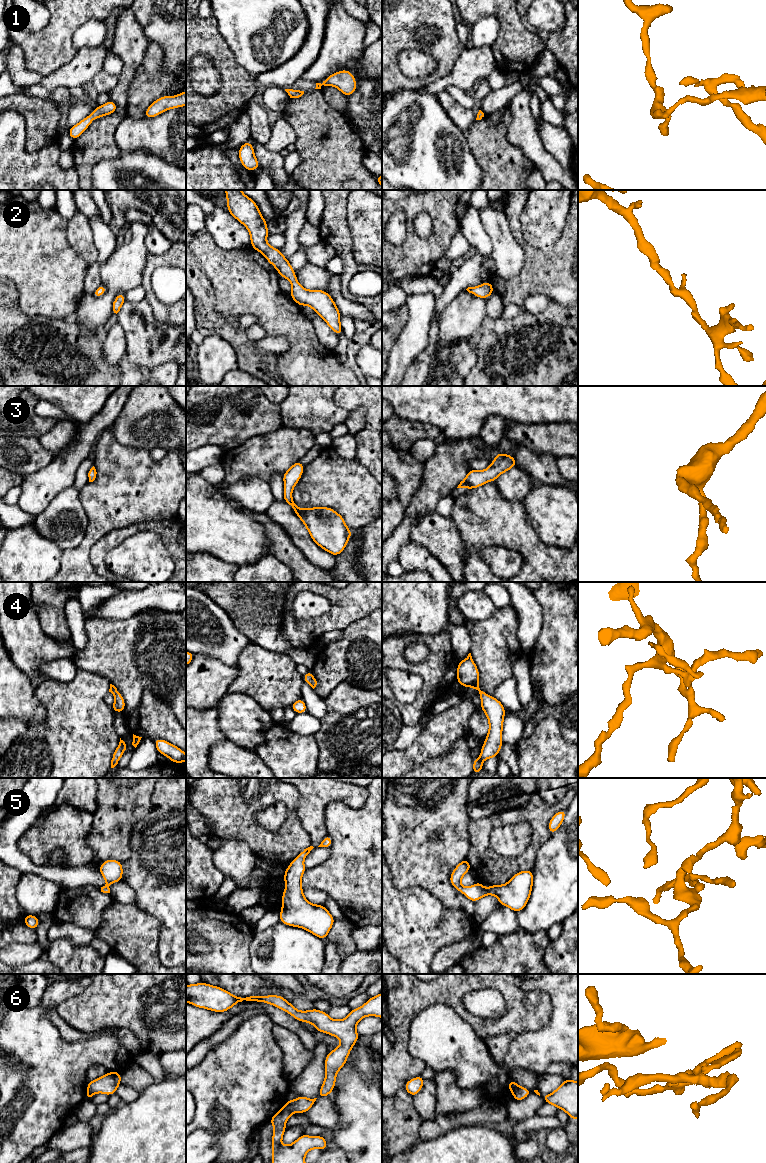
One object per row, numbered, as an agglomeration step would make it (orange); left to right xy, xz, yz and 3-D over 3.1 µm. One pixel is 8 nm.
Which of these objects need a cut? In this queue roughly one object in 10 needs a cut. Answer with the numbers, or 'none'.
6

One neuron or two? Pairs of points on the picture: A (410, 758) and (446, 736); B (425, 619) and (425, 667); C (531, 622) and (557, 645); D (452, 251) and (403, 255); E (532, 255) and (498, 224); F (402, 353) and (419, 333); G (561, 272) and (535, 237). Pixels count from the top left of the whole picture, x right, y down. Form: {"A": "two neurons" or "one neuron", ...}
{"A": "one neuron", "B": "two neurons", "C": "two neurons", "D": "two neurons", "E": "two neurons", "F": "one neuron", "G": "two neurons"}

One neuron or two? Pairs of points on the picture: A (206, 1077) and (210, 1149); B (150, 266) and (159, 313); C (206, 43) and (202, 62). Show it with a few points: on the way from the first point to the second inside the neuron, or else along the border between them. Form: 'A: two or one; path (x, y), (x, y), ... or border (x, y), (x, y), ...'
A: two; border (196, 1129), (212, 1134), (220, 1152)
B: one; path (147, 278), (150, 297), (154, 301)
C: two; border (196, 55), (206, 55), (218, 73)

